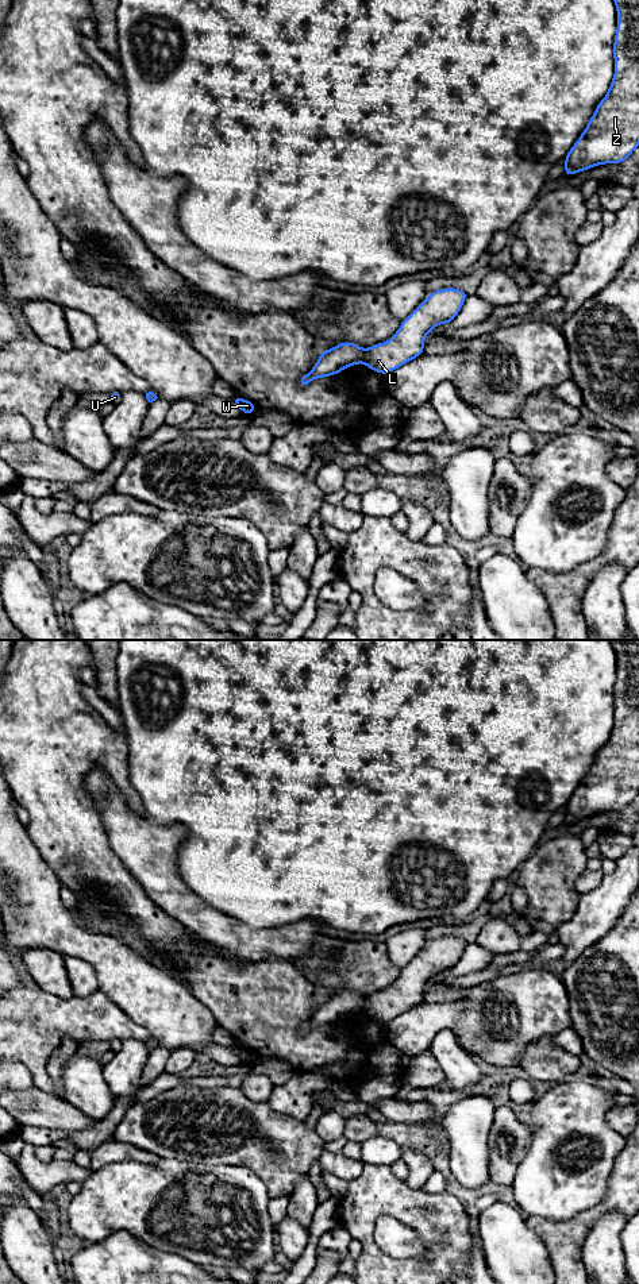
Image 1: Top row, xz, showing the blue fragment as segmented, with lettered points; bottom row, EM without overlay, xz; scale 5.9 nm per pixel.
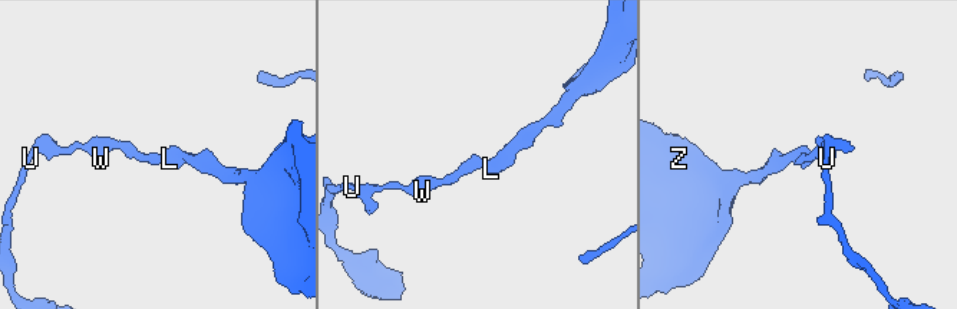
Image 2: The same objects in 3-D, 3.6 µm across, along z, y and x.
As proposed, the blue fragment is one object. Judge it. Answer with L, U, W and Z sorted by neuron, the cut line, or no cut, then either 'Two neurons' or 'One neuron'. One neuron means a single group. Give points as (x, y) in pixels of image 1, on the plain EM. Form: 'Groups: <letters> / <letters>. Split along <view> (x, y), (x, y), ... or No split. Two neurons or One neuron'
Groups: L Z / U W. Split along xz (365, 998), (361, 1009). Two neurons

